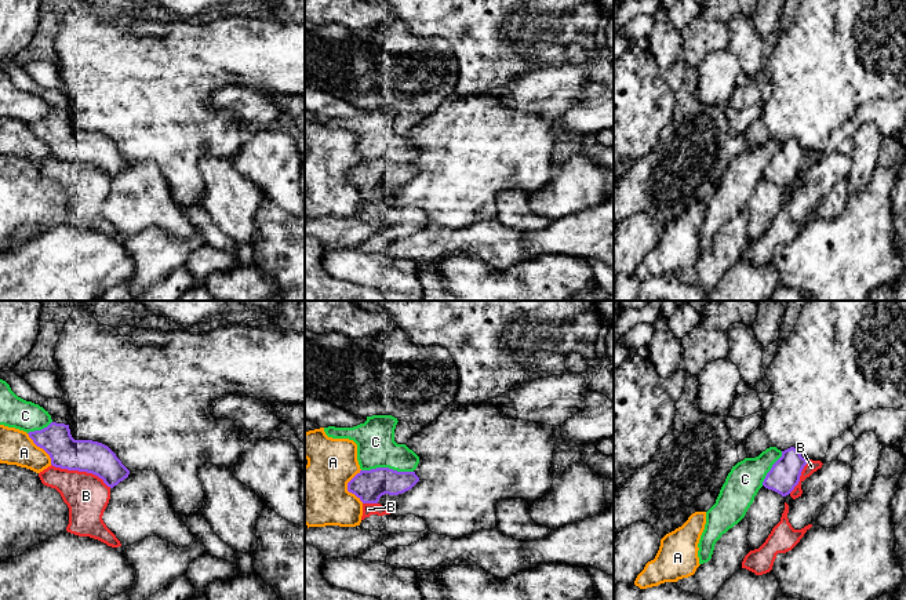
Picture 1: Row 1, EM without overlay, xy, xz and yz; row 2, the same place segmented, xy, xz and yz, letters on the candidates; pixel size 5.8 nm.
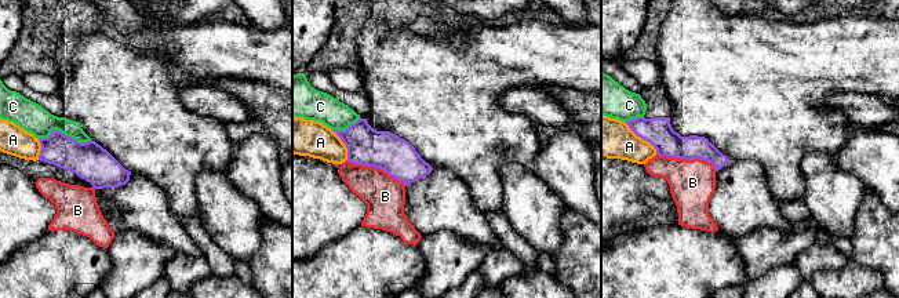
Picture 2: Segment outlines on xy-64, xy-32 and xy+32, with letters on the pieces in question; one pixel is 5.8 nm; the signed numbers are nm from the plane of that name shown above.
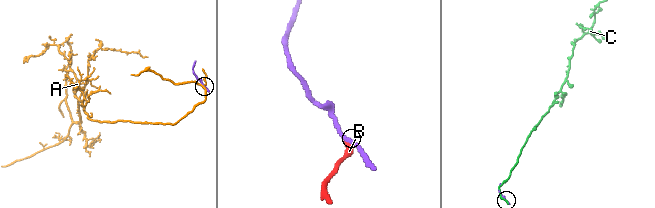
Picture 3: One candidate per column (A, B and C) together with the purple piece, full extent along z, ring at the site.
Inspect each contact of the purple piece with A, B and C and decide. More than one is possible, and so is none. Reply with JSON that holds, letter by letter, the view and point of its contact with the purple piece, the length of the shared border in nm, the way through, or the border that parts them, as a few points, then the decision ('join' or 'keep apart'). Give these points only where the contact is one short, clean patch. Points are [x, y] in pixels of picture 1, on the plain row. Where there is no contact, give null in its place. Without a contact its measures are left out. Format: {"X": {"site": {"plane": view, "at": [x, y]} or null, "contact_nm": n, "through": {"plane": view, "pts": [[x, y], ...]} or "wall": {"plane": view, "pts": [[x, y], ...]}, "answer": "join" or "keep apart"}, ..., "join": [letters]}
{"A": {"site": {"plane": "xz", "at": [348, 178]}, "contact_nm": 200, "answer": "keep apart"}, "B": {"site": {"plane": "xy", "at": [82, 162]}, "contact_nm": 380, "answer": "keep apart"}, "C": {"site": {"plane": "xz", "at": [388, 159]}, "contact_nm": 300, "answer": "keep apart"}, "join": []}

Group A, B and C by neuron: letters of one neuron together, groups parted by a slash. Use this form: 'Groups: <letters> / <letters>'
Groups: A / B / C

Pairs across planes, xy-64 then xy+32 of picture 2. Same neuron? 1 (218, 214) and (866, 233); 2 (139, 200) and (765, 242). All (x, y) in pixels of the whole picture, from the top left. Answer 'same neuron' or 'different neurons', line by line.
1: different neurons
2: different neurons

